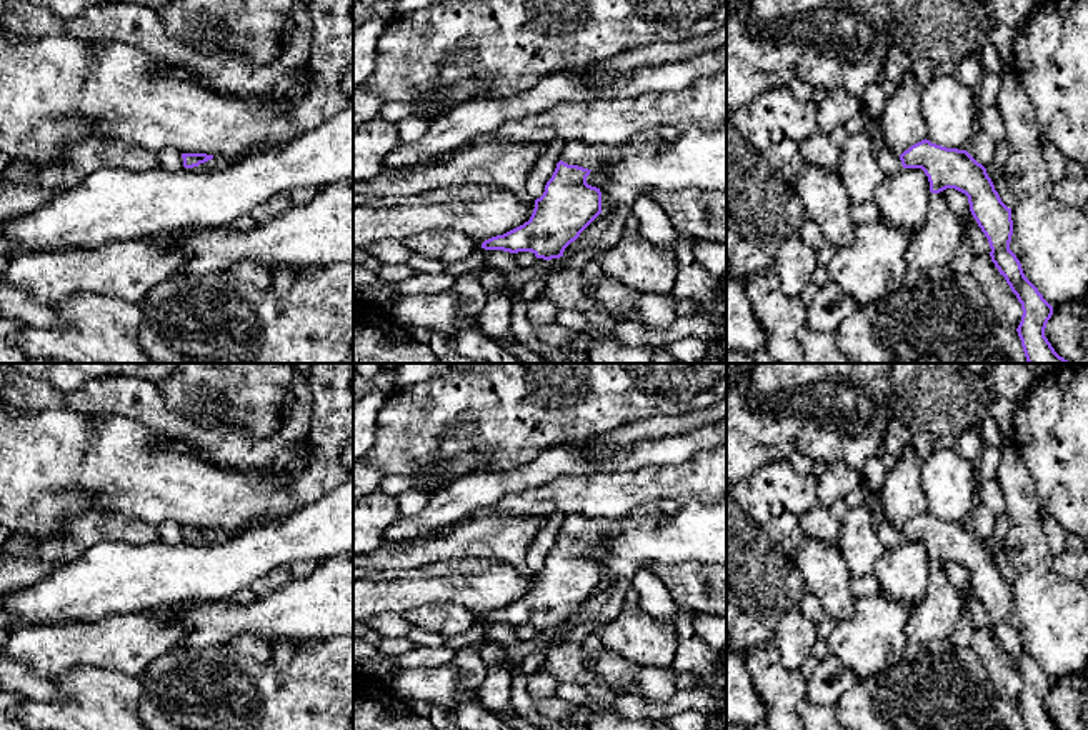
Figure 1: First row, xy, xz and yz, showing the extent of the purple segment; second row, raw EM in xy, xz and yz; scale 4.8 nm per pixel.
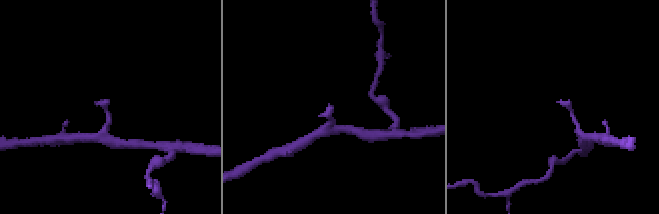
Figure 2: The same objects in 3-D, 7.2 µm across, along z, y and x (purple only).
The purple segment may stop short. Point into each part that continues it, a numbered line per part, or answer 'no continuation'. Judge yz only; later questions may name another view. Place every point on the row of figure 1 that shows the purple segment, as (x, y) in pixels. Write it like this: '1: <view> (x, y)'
1: yz (890, 162)

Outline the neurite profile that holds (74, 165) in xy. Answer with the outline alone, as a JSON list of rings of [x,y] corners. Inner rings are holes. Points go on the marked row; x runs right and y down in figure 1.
[[[88,138],[80,147],[67,150],[57,160],[38,163],[35,182],[45,188],[72,188],[85,177],[102,168],[128,168],[143,172],[160,167],[157,152],[123,140]]]

